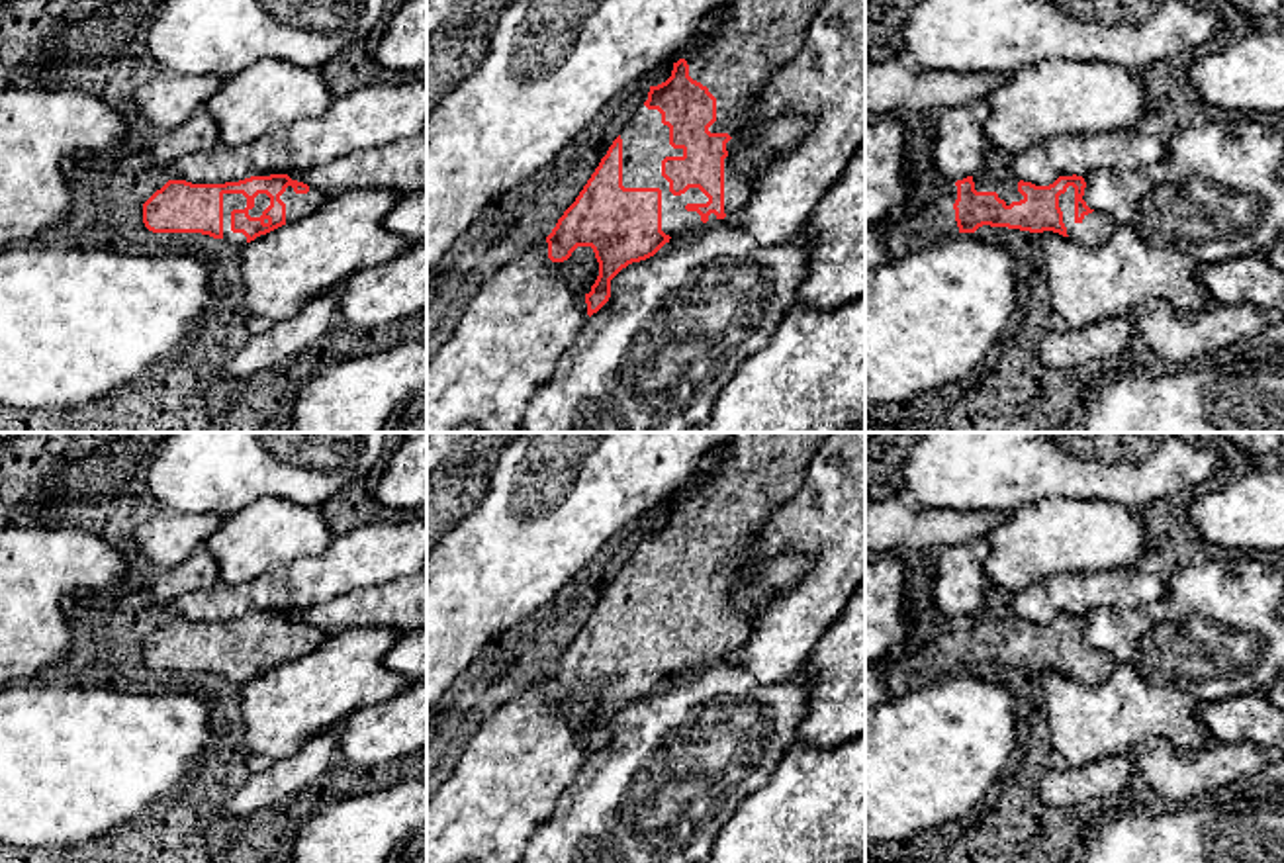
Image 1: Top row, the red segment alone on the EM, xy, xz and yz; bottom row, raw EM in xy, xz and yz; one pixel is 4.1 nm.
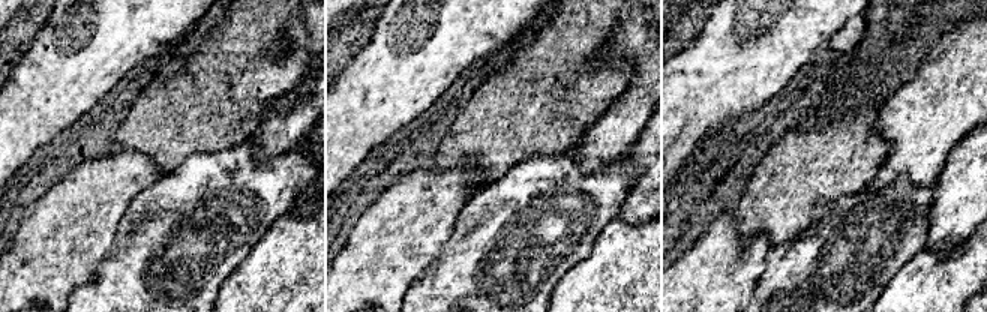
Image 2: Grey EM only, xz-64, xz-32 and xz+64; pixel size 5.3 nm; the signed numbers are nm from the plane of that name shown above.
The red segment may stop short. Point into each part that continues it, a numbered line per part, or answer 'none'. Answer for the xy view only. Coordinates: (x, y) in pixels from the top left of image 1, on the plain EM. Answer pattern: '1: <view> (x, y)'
1: xy (231, 640)

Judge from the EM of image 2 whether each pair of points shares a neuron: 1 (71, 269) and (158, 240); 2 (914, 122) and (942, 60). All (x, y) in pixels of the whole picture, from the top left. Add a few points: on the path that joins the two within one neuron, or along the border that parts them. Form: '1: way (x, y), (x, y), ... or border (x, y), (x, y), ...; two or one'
1: border (120, 224), (116, 242), (98, 273), (84, 284); two
2: way (929, 107), (942, 93), (942, 75); one

